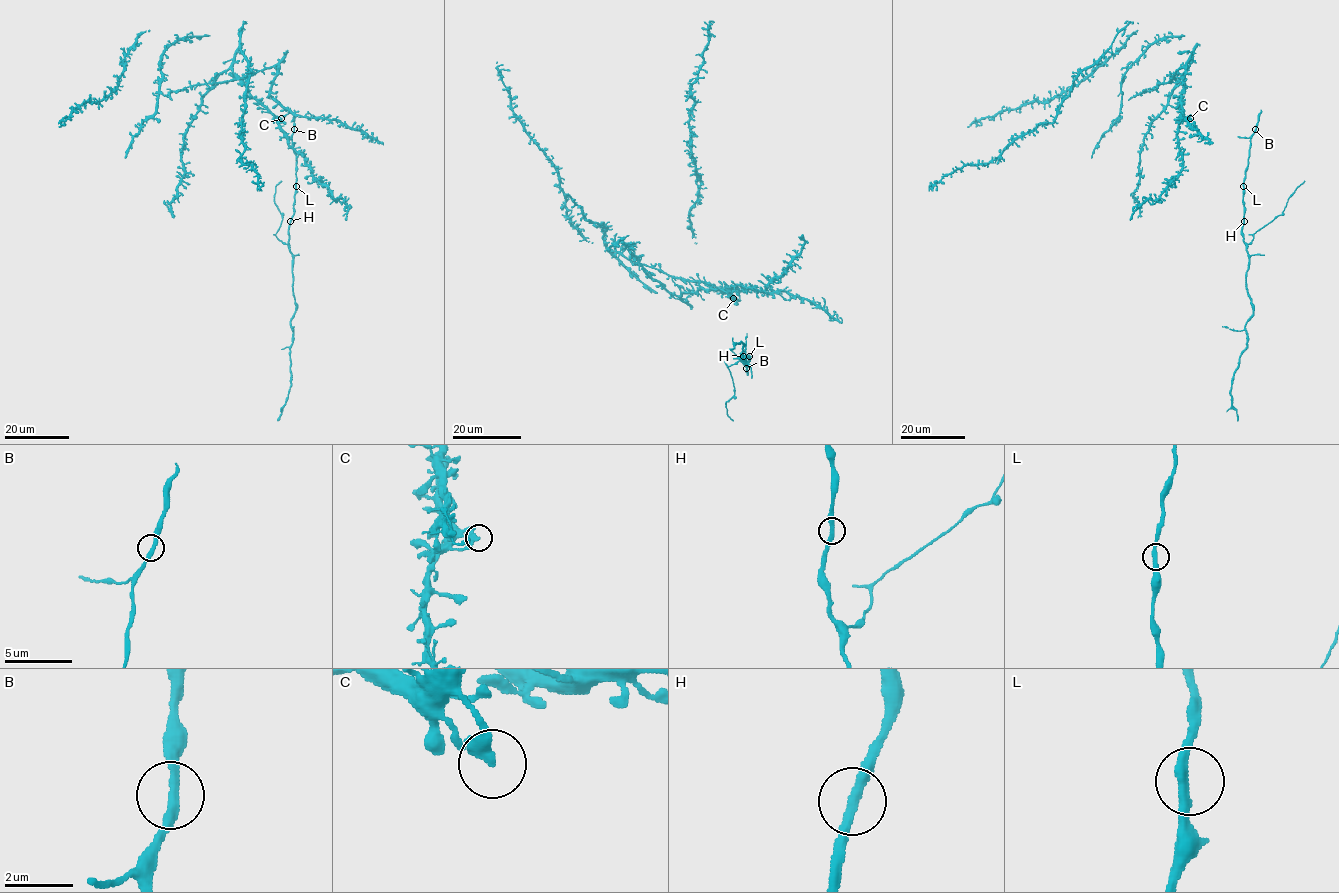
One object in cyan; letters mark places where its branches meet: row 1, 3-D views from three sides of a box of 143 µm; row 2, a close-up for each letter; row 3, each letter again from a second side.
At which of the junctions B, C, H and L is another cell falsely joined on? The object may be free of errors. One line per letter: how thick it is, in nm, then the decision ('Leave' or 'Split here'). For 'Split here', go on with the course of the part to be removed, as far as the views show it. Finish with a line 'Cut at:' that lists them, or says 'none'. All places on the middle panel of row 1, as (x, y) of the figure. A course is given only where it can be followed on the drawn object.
B: Thickness 280 nm. Leave
C: Thickness 300 nm. Leave
H: Thickness 320 nm. Leave
L: Thickness 300 nm. Leave
Cut at: none

